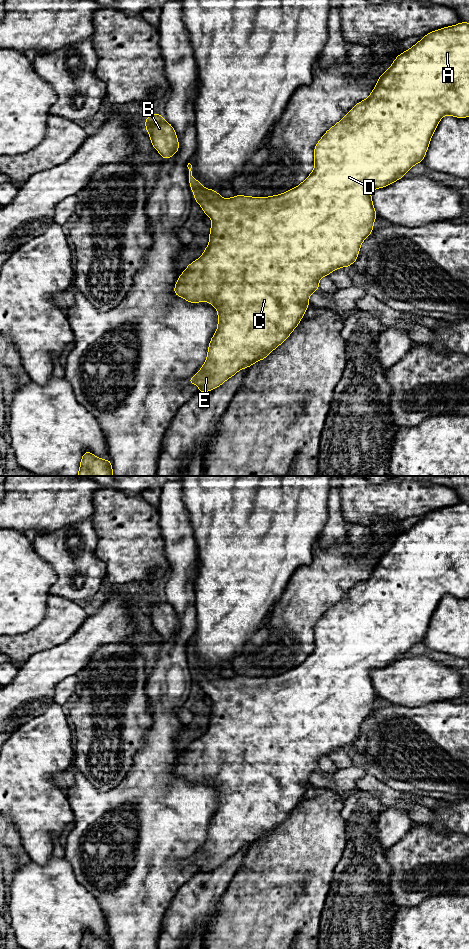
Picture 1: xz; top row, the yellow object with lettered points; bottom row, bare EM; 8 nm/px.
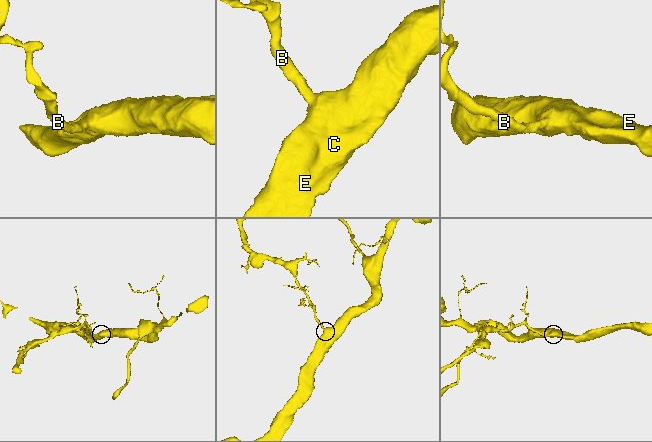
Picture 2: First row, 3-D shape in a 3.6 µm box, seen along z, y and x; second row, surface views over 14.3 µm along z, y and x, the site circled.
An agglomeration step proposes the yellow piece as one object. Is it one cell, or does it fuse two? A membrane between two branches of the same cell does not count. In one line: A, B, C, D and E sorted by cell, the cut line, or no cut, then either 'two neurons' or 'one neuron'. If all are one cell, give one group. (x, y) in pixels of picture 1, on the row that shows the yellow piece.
A B C D E | no cut | one neuron

